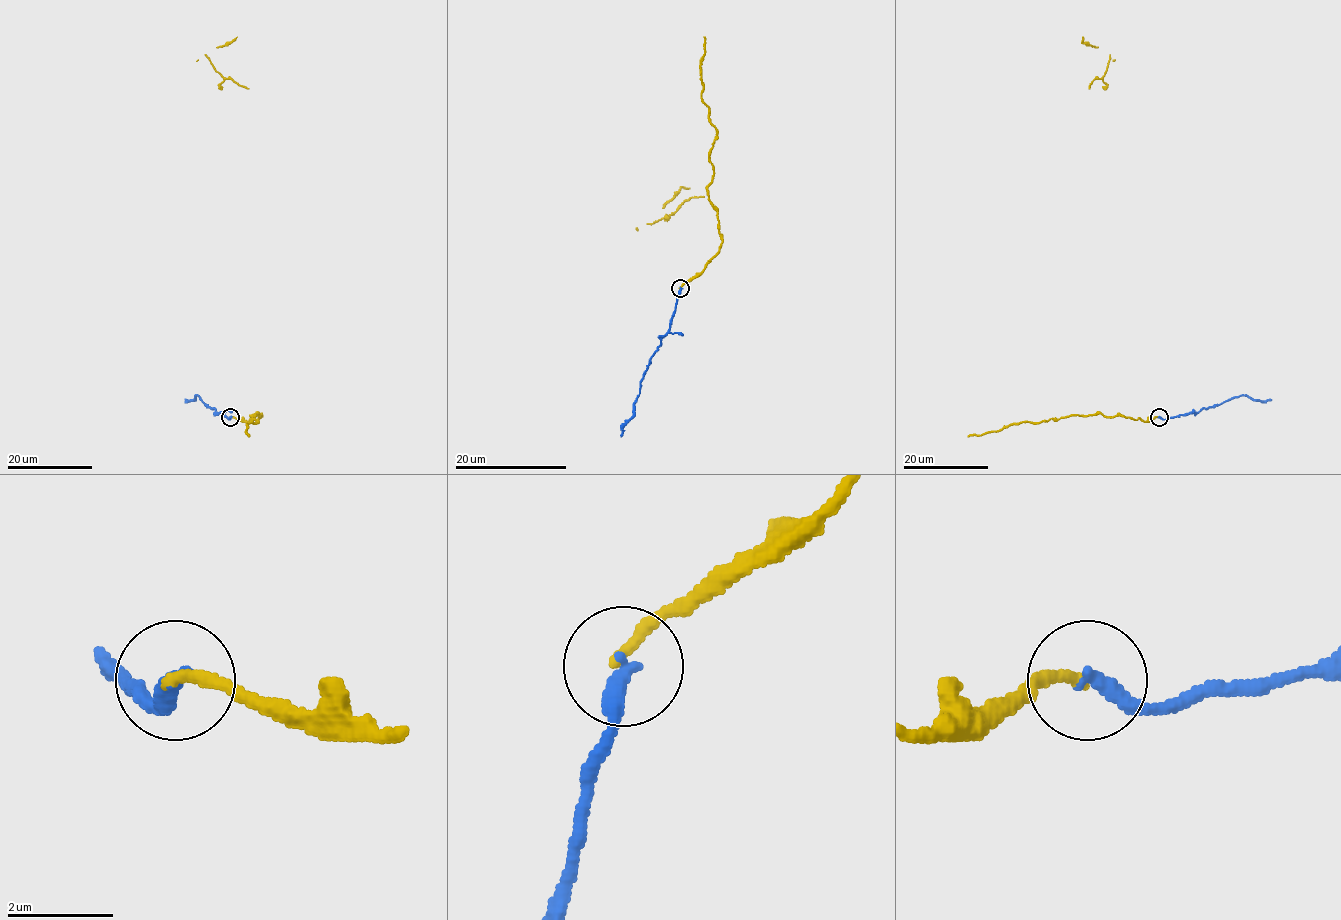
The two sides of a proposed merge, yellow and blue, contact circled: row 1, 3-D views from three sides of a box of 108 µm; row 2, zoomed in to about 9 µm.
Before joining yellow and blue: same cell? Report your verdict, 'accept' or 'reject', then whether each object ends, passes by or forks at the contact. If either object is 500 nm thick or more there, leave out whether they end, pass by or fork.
accept; yellow ends there; blue ends there

